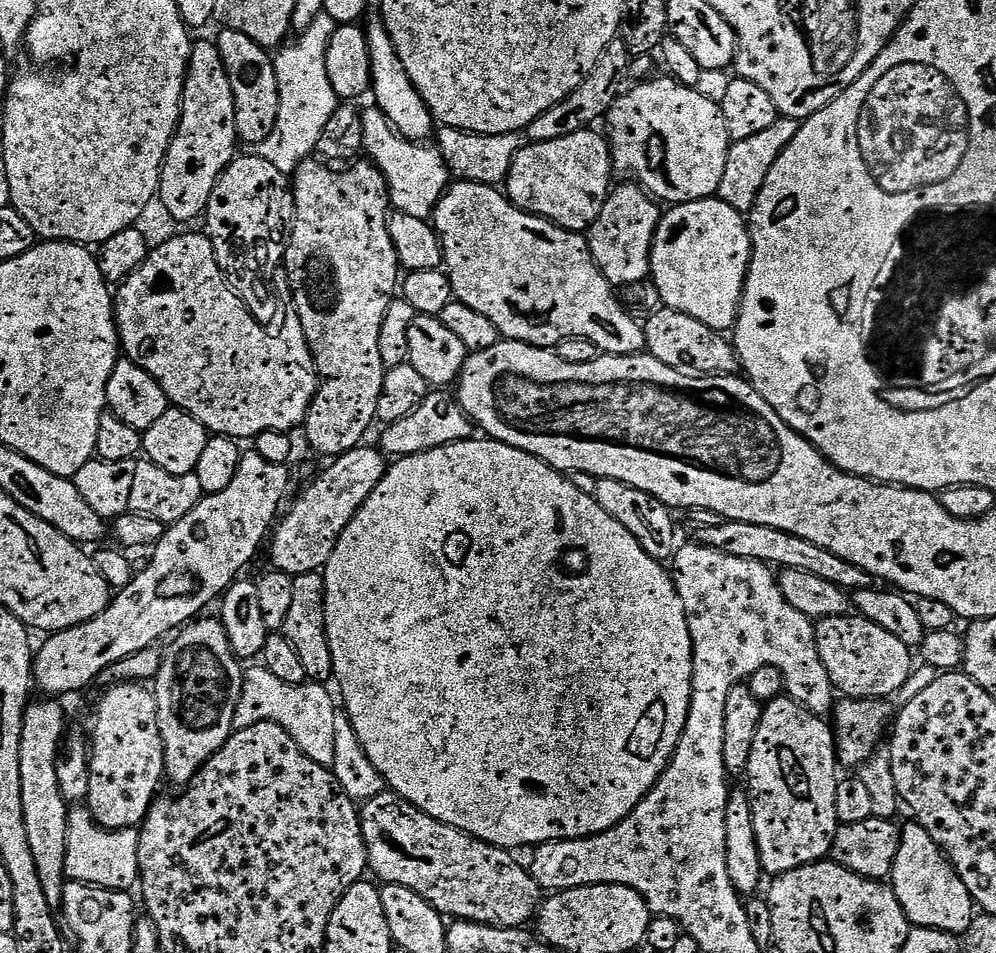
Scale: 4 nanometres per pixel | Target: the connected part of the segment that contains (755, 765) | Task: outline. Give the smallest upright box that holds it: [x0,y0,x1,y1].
[746,694,838,878]

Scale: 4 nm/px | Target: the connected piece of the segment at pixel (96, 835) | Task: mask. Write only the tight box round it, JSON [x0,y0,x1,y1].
[64,806,140,892]

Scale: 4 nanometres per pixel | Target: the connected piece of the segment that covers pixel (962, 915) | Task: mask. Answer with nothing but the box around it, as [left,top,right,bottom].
[890,822,976,936]

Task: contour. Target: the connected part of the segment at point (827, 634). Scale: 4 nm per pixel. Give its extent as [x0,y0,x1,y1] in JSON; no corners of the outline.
[814,614,913,700]

